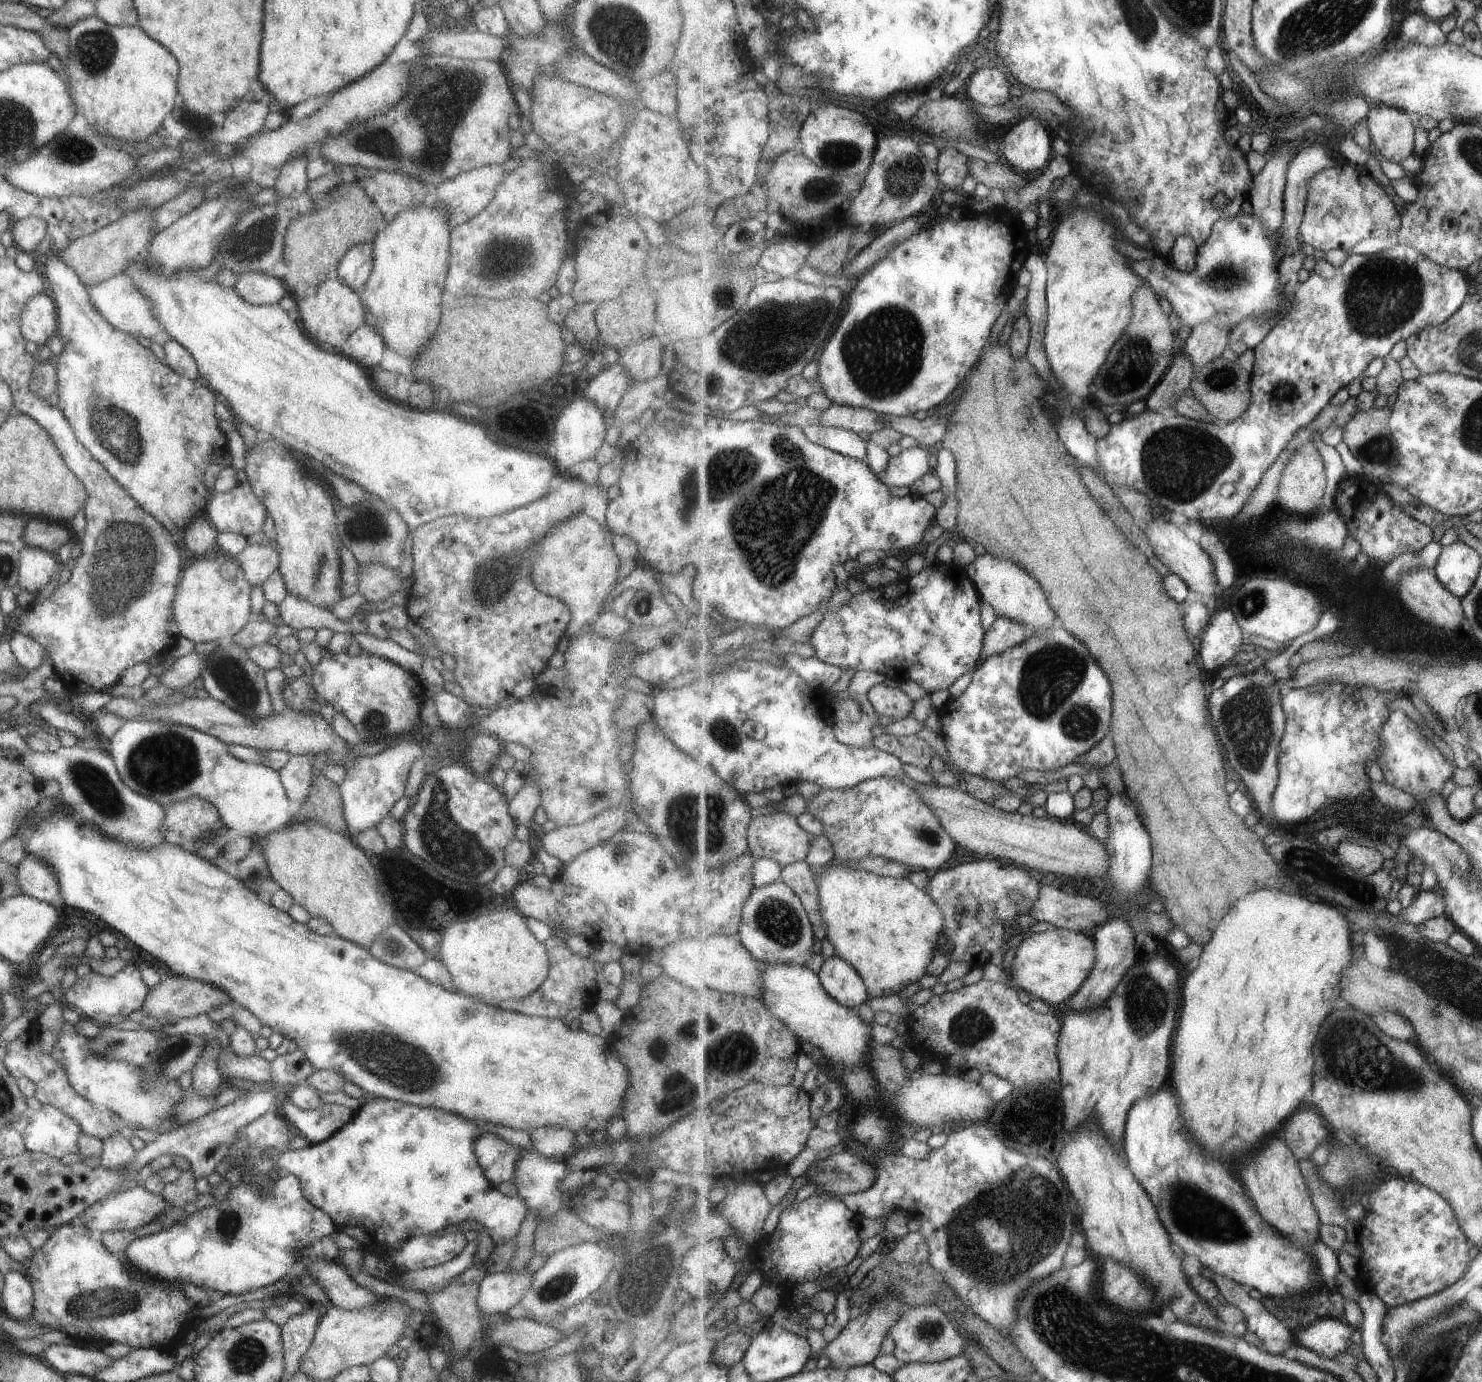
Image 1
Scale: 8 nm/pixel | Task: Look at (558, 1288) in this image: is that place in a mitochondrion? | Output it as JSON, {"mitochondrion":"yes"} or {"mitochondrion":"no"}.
{"mitochondrion":"yes"}

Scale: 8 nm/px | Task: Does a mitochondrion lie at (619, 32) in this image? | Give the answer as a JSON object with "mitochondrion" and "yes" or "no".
{"mitochondrion":"yes"}

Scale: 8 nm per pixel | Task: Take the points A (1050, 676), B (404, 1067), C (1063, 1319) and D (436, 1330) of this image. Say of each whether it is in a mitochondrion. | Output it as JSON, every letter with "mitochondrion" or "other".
{"A":"mitochondrion","B":"mitochondrion","C":"mitochondrion","D":"other"}

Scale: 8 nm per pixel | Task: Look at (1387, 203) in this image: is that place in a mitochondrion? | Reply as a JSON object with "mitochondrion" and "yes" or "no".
{"mitochondrion":"no"}

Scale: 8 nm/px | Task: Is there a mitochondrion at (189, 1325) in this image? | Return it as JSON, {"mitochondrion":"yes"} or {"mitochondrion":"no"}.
{"mitochondrion":"no"}

